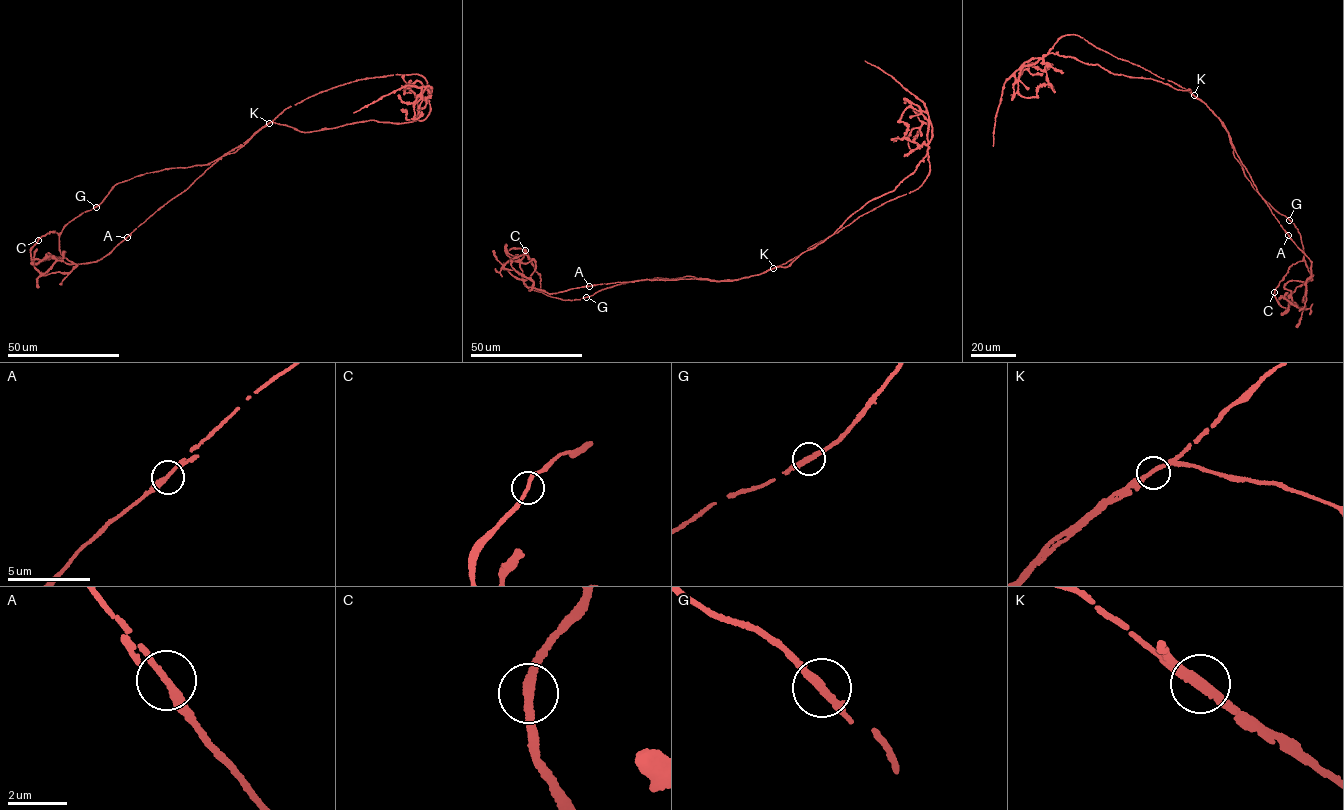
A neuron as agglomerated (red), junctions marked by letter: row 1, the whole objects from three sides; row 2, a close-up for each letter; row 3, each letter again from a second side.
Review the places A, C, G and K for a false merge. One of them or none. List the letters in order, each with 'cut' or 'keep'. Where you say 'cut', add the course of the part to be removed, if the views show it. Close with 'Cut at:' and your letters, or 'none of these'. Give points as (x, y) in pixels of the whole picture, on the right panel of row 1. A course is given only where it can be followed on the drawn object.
A: keep
C: keep
G: keep
K: cut; course (1193, 95), (1228, 131), (1258, 192), (1311, 261), (1311, 280), (1281, 297), (1304, 308), (1282, 297)
Cut at: K

